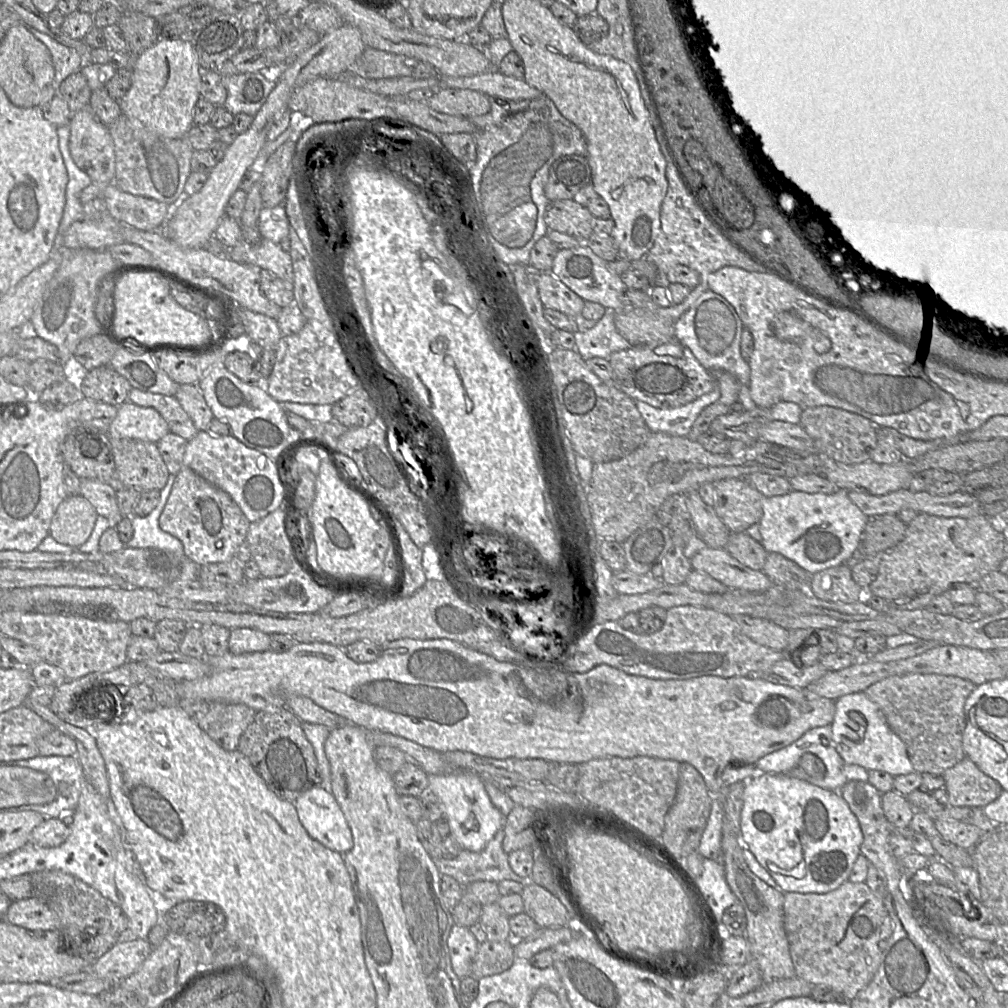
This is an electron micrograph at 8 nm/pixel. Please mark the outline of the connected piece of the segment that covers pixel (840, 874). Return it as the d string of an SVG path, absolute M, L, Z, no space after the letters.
M759 772L744 788L740 833L746 847L783 892L827 893L847 881L860 854L863 833L859 821L838 791L823 789L785 773Z

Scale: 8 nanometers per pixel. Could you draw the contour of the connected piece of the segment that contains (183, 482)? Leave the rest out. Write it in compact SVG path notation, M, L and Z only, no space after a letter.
M182 467L175 476L158 524L163 531L178 538L183 544L184 554L200 566L234 557L246 540L250 522L229 494L192 469Z

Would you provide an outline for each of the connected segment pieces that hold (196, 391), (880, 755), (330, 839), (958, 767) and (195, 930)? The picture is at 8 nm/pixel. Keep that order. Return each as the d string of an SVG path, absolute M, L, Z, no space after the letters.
M180 384L175 397L198 431L208 430L208 425L214 416L198 385Z
M865 692L850 693L836 699L835 715L830 725L832 727L832 737L836 744L836 750L846 763L857 764L867 770L885 771L894 777L915 772L909 759L906 745L890 728L880 707L871 701Z
M314 786L294 805L301 824L313 839L342 855L353 848L351 829L332 792Z
M967 757L946 770L943 777L953 807L983 808L998 800L1006 791Z
M184 901L168 909L160 920L168 931L192 940L222 931L226 924L223 911L202 901Z

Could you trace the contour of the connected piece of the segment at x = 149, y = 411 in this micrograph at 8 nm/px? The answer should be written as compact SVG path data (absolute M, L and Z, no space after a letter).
M129 401L118 406L117 415L107 430L111 439L132 438L154 443L168 432L167 422L156 409Z

